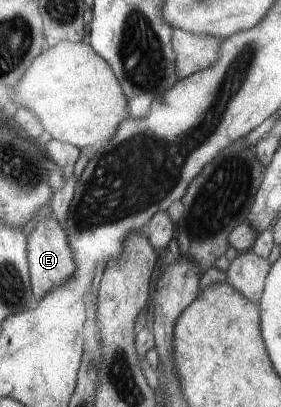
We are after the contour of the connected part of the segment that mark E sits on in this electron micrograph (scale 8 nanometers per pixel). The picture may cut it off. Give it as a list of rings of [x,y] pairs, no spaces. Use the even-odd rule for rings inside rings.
[[[54,215],[39,221],[27,235],[25,244],[32,299],[37,301],[53,286],[60,285],[67,279],[74,269],[74,264],[66,243],[66,234]]]

